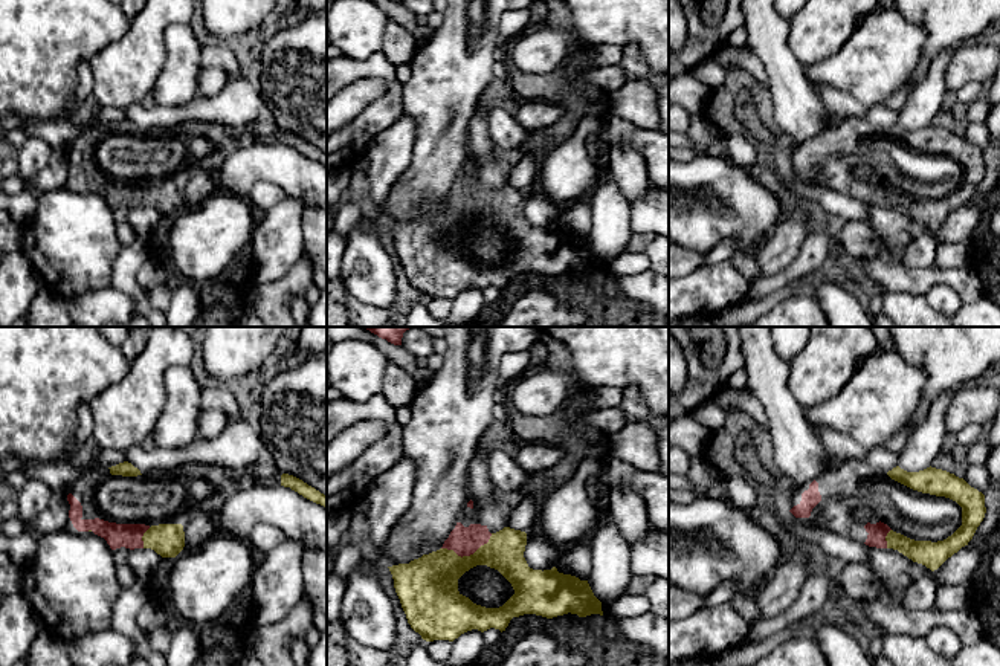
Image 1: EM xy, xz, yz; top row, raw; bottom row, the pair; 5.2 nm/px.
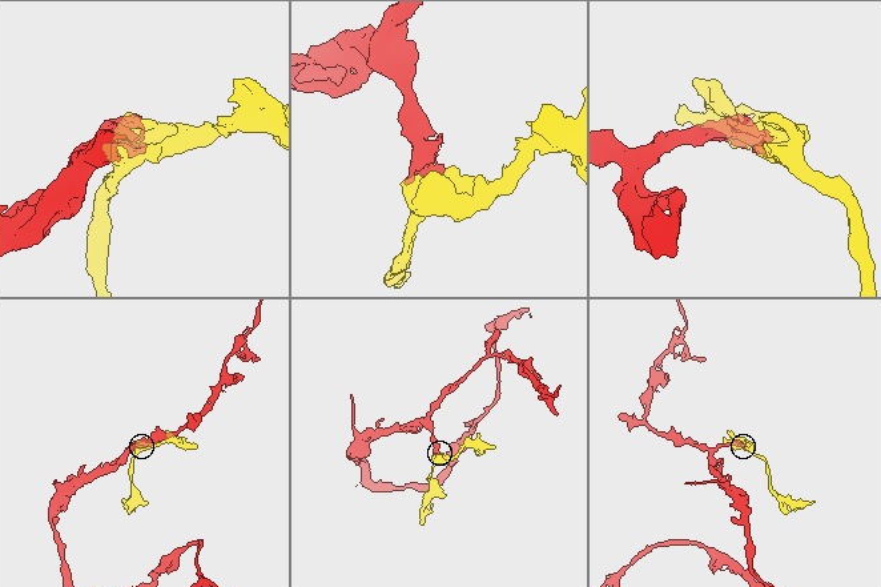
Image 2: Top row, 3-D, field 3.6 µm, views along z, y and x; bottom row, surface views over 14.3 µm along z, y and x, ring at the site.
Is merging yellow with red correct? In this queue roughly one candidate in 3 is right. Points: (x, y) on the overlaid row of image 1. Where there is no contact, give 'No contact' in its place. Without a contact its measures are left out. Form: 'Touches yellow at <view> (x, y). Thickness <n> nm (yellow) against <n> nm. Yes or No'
Touches yellow at xz (467, 556). Thickness 300 nm (yellow) against 160 nm. Yes

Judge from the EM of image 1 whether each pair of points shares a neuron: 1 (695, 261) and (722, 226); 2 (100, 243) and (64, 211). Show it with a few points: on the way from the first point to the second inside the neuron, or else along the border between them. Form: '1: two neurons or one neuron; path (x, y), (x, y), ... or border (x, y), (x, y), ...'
1: two neurons; border (684, 248), (704, 254)
2: one neuron; path (90, 237), (74, 220)

